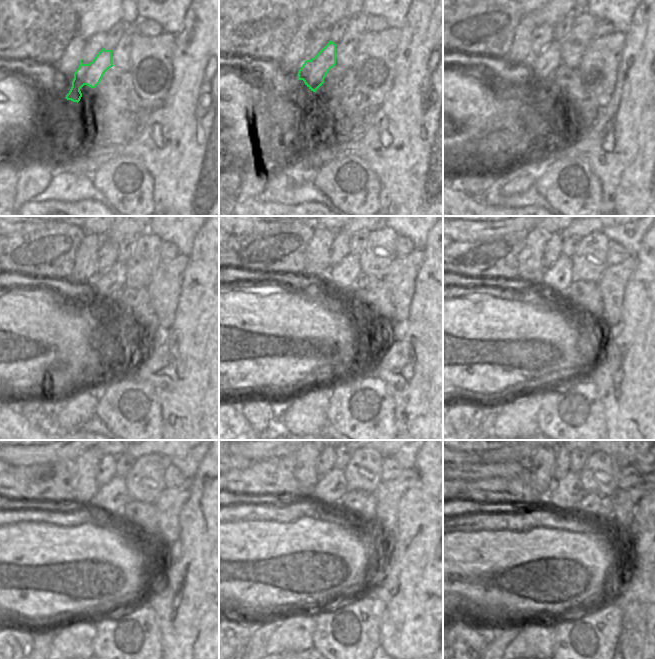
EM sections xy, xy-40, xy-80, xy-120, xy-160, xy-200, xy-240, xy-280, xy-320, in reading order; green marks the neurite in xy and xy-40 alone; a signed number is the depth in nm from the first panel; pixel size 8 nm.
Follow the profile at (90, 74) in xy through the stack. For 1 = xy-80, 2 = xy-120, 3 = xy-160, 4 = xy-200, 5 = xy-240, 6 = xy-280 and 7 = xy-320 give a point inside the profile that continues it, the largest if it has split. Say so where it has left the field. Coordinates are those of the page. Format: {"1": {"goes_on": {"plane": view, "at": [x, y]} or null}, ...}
{"1": {"goes_on": {"plane": "xy-80", "at": [542, 66]}}, "2": {"goes_on": {"plane": "xy-120", "at": [114, 278]}}, "3": {"goes_on": {"plane": "xy-160", "at": [339, 276]}}, "4": {"goes_on": {"plane": "xy-200", "at": [557, 278]}}, "5": {"goes_on": {"plane": "xy-240", "at": [110, 498]}}, "6": {"goes_on": {"plane": "xy-280", "at": [332, 494]}}, "7": {"goes_on": {"plane": "xy-320", "at": [549, 488]}}}

